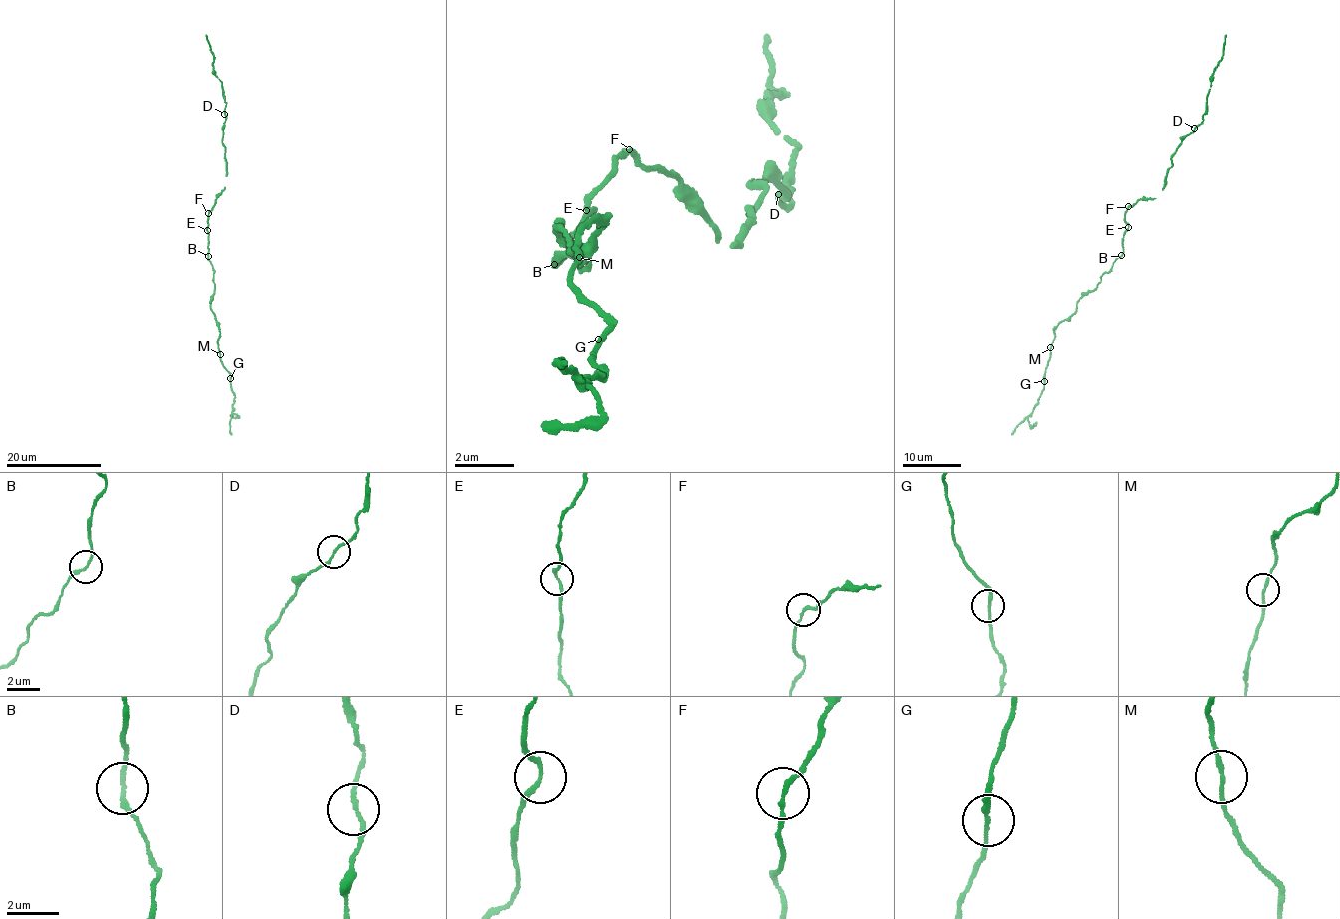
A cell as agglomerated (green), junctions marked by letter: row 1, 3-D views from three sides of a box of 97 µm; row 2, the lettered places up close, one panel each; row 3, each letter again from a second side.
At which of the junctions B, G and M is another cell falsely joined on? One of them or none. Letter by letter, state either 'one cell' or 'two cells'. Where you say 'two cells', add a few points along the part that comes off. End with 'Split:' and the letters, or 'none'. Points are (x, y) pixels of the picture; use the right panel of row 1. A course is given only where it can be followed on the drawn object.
B: one cell
G: one cell
M: one cell
Split: none

